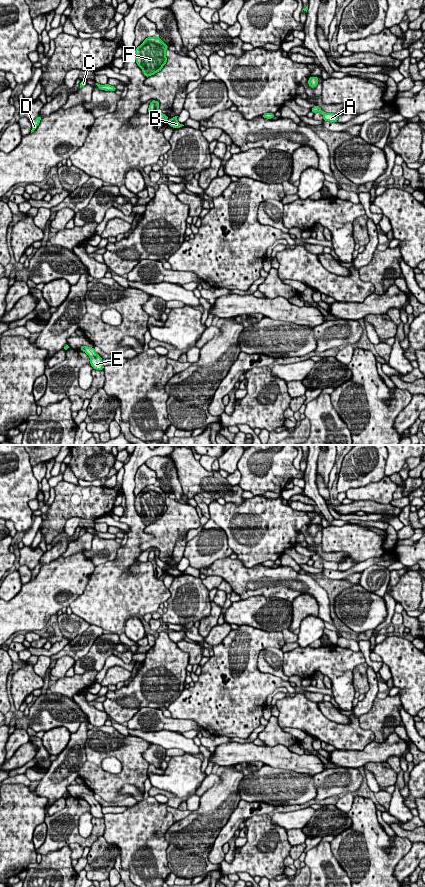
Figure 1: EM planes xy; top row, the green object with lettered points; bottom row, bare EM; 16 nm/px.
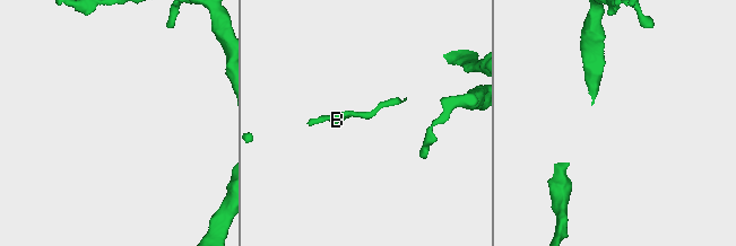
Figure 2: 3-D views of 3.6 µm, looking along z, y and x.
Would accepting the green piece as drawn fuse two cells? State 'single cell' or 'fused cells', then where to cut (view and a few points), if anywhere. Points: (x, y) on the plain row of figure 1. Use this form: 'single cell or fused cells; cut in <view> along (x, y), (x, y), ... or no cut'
fused cells; cut in xy along (151, 550), (154, 552), (157, 565)

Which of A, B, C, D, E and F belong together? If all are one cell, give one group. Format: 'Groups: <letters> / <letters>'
Groups: A B C D E / F

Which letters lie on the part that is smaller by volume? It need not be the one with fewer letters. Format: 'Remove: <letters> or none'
Remove: F

